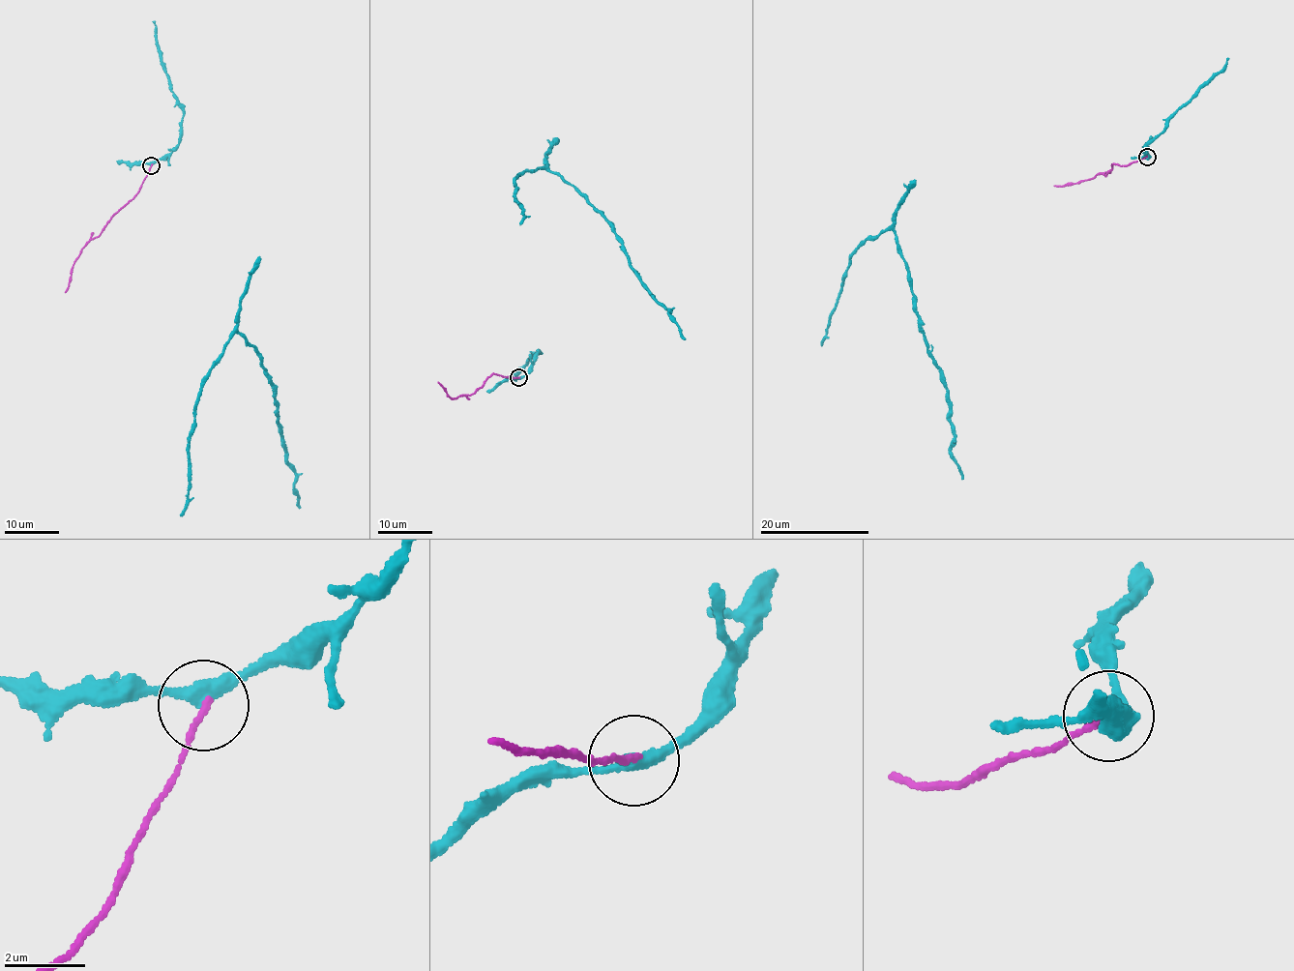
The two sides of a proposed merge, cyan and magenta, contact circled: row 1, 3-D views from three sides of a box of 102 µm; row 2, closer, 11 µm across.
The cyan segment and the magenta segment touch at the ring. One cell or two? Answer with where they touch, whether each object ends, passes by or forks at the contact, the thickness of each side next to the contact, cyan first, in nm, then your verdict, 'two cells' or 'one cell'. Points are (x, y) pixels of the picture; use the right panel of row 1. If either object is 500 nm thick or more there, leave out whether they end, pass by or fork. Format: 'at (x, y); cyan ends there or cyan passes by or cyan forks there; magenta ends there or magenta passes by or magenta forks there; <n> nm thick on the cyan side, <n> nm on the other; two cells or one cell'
at (1147, 157); cyan passes by; magenta ends there; 300 nm thick on the cyan side, 160 nm on the other; two cells

